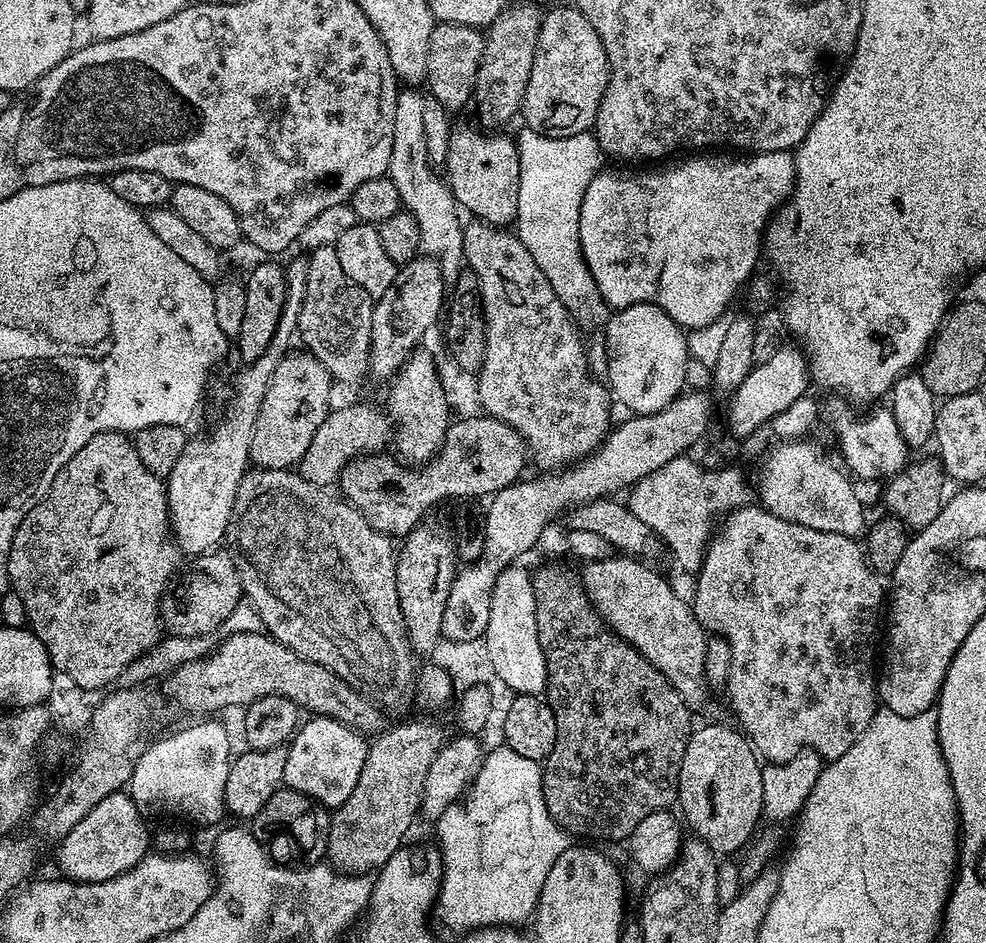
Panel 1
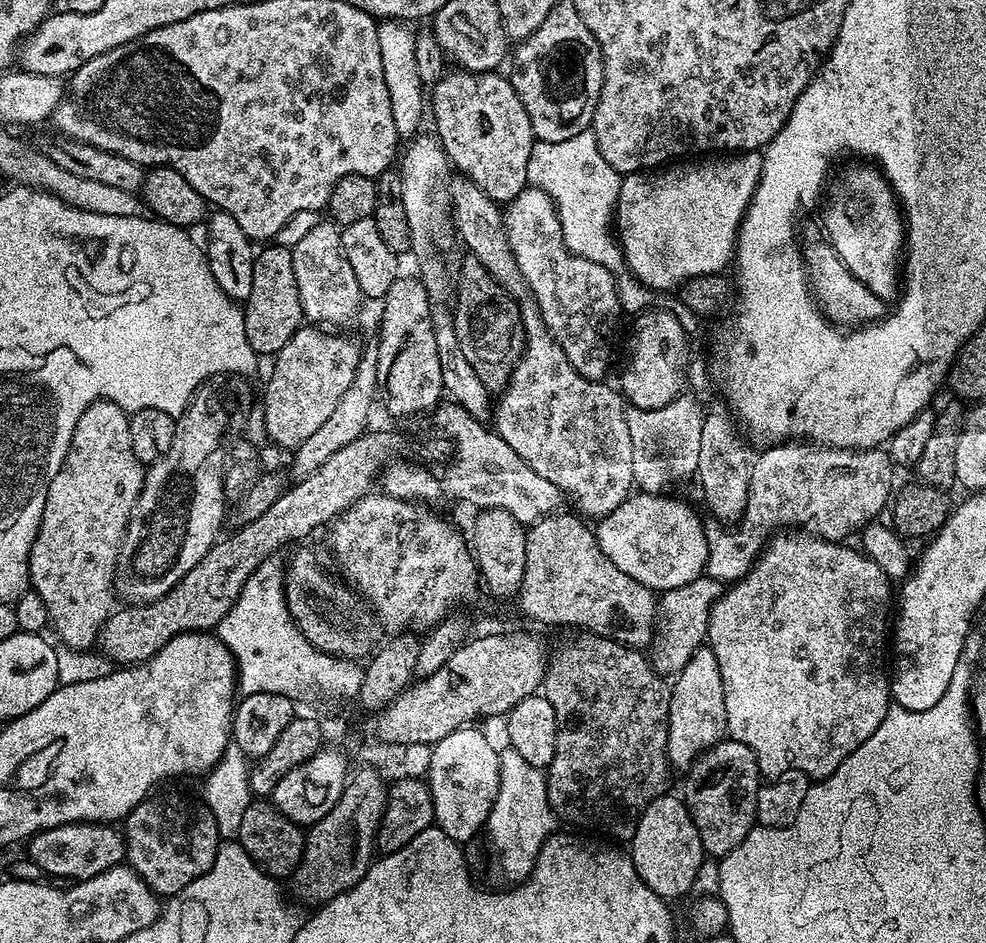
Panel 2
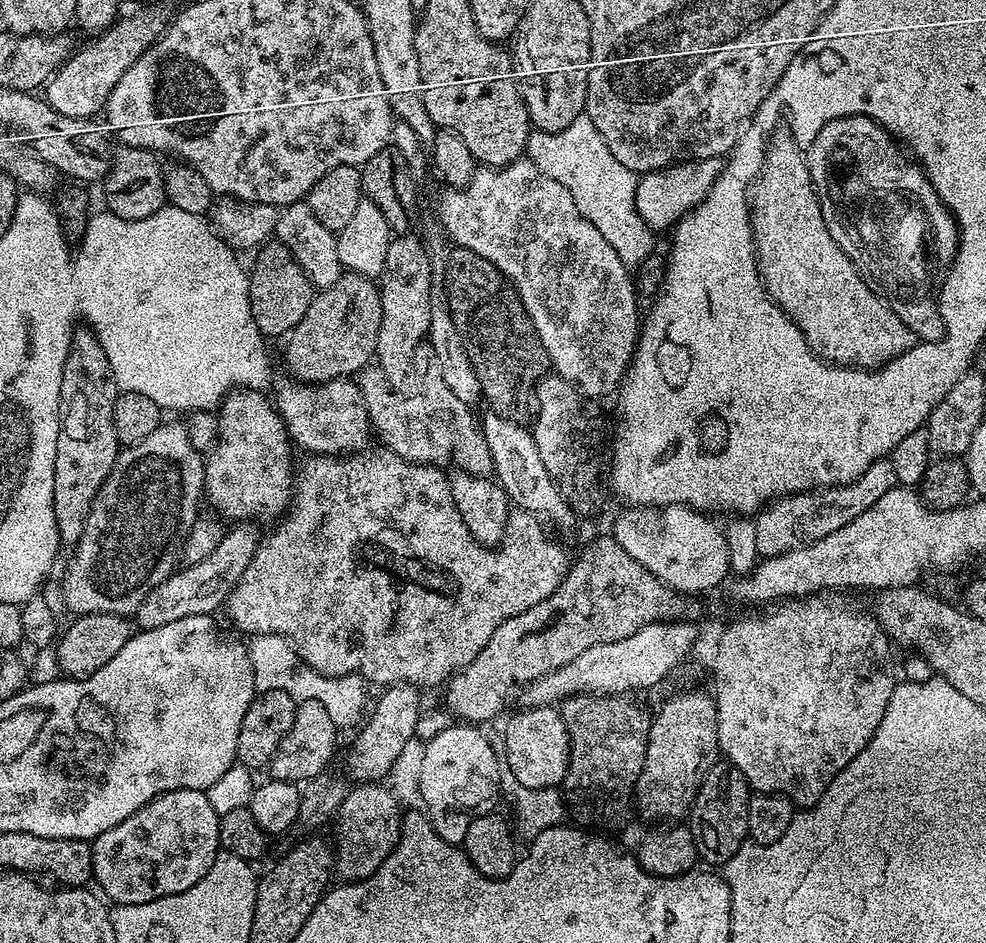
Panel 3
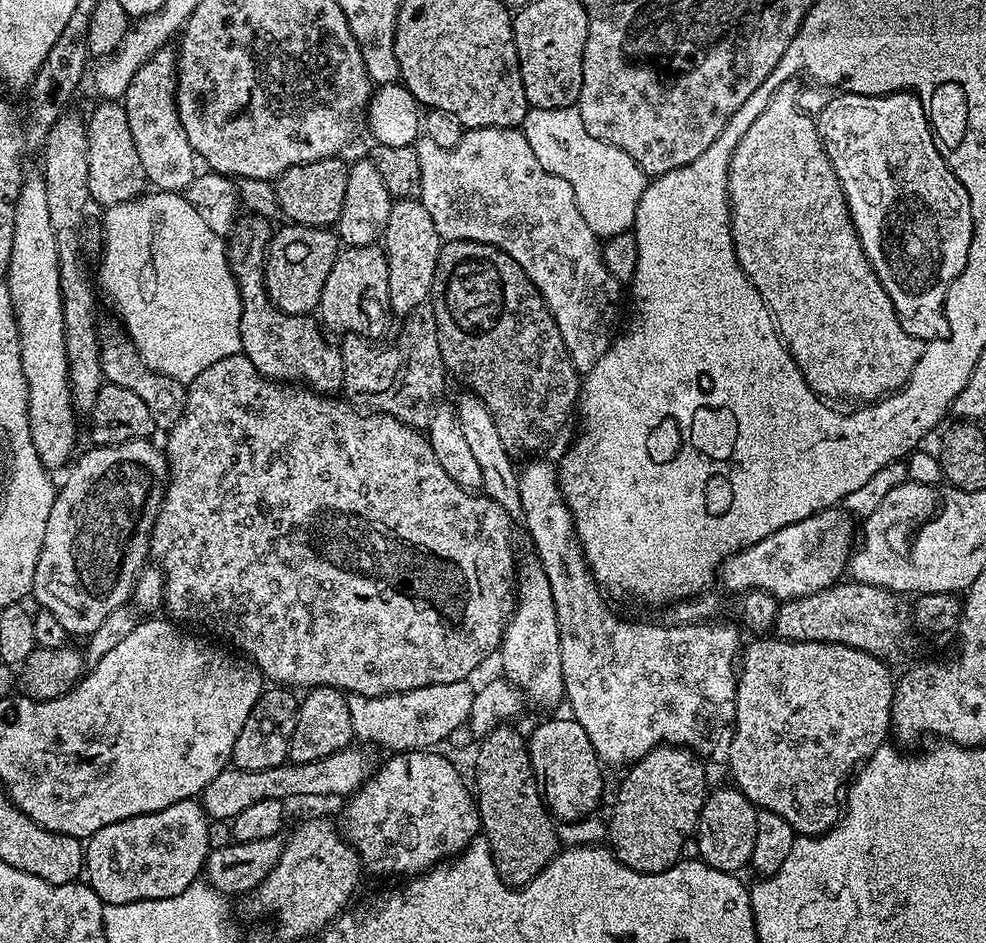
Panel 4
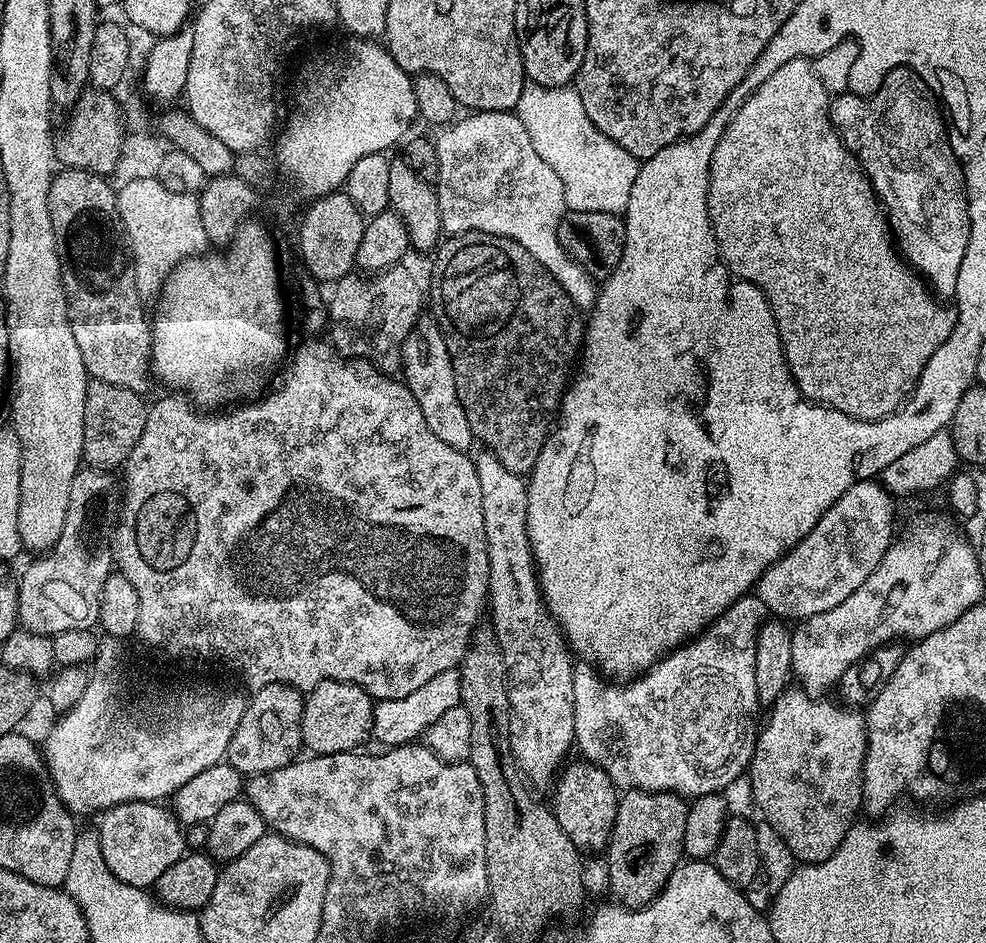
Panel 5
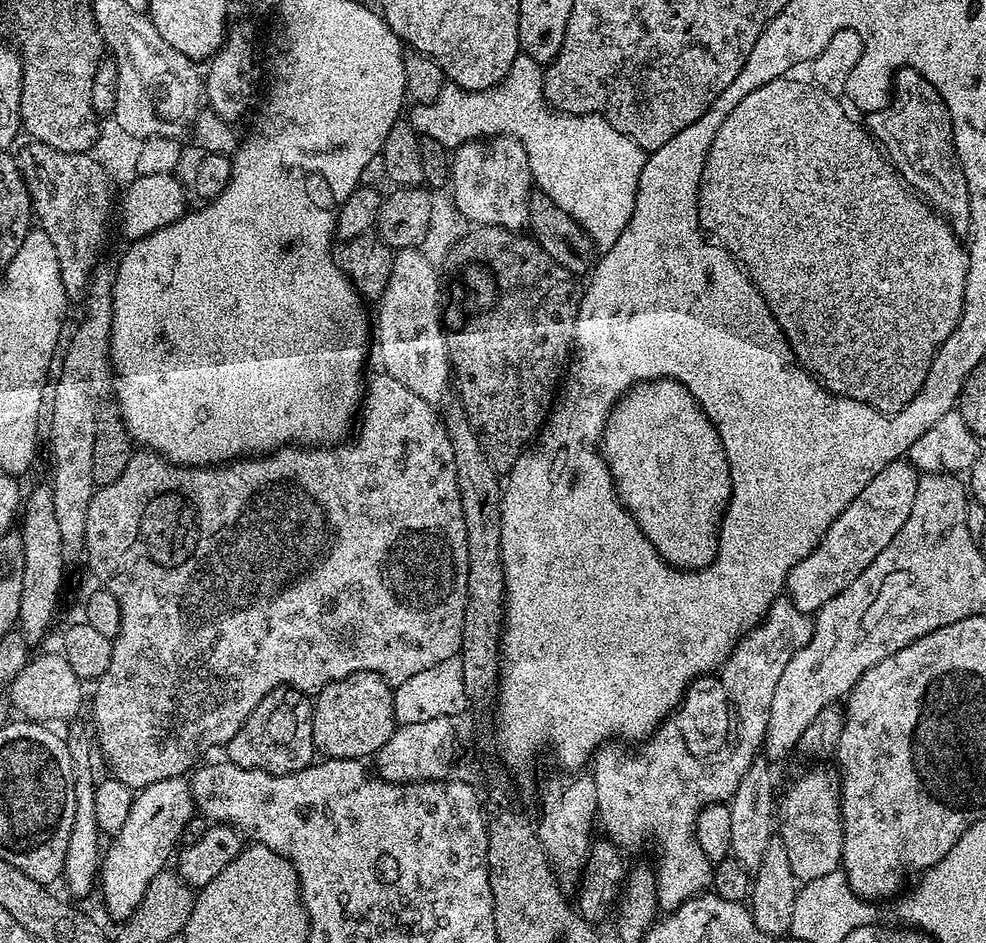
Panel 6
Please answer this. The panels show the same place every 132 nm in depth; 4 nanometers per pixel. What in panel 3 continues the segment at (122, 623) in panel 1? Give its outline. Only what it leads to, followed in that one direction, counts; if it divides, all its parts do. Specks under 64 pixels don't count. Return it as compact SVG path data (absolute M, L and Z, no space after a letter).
M87 326L77 327L72 333L72 348L68 352L62 372L58 450L54 454L54 518L58 522L61 545L74 546L80 540L94 498L111 474L114 462L122 451L120 439L114 430L117 395L118 389L116 380L112 377L110 358L106 358L95 332Z

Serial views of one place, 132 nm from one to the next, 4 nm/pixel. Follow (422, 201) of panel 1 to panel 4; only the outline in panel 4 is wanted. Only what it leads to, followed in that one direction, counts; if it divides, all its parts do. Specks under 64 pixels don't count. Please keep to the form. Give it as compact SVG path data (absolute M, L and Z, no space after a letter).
M544 458L533 459L536 460L533 464L528 464L525 468L521 467L519 469L518 494L520 495L522 521L524 520L528 526L528 532L532 535L532 544L536 547L534 555L540 561L542 570L546 570L546 578L550 578L550 594L554 594L554 606L558 614L560 645L562 646L564 695L566 704L572 707L572 712L570 712L571 719L578 721L582 726L582 730L586 730L596 755L600 757L605 765L624 764L623 766L631 766L660 745L682 746L686 740L692 740L692 736L688 736L688 728L692 728L692 712L696 712L696 708L700 708L700 688L704 688L704 692L708 692L708 696L712 696L712 700L728 700L728 696L736 696L738 657L742 652L742 644L740 648L741 629L739 627L736 629L732 624L716 624L717 622L669 626L663 622L657 622L657 624L631 624L628 620L619 620L604 605L604 600L600 597L601 589L598 587L596 579L592 577L592 572L584 560L584 551L580 548L580 539L576 536L576 526L572 522L572 511L568 509L568 503L565 502L564 495L560 493L557 469L553 465L551 468L546 461L540 459Z

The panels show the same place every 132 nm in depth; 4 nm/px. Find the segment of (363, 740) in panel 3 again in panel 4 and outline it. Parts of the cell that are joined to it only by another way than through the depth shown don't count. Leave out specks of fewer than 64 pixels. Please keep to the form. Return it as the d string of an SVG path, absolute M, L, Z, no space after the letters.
M349 746L338 750L334 754L330 754L326 758L318 758L314 762L306 762L305 764L285 762L274 766L270 770L242 770L235 766L224 768L222 774L218 774L218 778L214 778L214 782L210 782L204 787L202 793L203 809L213 820L227 820L230 822L235 816L242 814L242 810L247 810L250 806L254 806L254 802L262 802L263 800L291 802L295 796L351 797L353 792L360 791L361 786L367 782L369 776L374 771L374 764L368 761L367 754L362 749L356 747Z

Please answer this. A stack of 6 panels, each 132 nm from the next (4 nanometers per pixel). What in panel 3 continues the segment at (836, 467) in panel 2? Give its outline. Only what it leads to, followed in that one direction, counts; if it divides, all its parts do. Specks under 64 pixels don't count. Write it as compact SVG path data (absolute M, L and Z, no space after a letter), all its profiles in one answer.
M891 459L874 462L866 474L849 484L838 484L834 488L813 488L811 492L795 492L792 496L779 497L755 513L758 550L761 557L782 555L805 544L833 534L847 523L854 522L860 514L873 506L874 502L897 487L896 475Z

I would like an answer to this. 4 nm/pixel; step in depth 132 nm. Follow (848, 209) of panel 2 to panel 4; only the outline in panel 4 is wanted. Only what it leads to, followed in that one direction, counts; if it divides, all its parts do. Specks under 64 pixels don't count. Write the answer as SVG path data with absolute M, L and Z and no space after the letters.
M840 92L833 96L836 97L818 115L820 139L844 188L846 206L866 258L874 274L878 274L878 282L882 282L902 330L925 342L947 340L950 322L944 309L946 294L954 278L962 274L970 254L970 194L946 166L928 122L928 109L915 92L891 92L885 96Z

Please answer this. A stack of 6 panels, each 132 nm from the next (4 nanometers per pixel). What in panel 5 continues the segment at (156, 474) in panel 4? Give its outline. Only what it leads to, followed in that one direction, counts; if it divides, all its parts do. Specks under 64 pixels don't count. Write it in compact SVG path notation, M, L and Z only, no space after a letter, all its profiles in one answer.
M81 467L74 478L74 486L70 486L70 506L66 506L66 522L62 525L62 534L58 534L58 542L54 542L54 546L50 551L37 555L36 560L24 573L18 576L17 590L17 614L19 616L19 627L25 632L33 632L39 636L47 636L49 638L62 634L66 630L82 630L87 632L95 629L99 621L99 604L102 598L102 590L106 584L109 575L114 572L114 536L118 517L122 507L122 488L118 483L117 477L109 474L107 471L98 468Z

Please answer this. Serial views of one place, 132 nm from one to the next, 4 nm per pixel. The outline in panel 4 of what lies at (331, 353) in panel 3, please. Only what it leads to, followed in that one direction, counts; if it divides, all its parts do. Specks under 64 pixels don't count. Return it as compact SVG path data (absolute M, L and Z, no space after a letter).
M379 243L358 246L348 246L336 257L334 266L330 266L330 275L326 278L326 286L322 286L322 298L318 309L318 320L329 333L340 332L339 334L359 334L367 336L369 340L376 342L388 328L388 283L390 282L390 270L388 259L383 247Z

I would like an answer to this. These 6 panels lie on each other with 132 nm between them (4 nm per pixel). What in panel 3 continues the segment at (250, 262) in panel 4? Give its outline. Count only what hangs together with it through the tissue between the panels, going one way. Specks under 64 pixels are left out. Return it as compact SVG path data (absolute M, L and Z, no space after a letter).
M355 379L327 380L325 384L317 385L291 383L277 386L274 407L297 449L305 448L308 454L318 456L343 456L359 453L365 447L370 421L364 396Z

